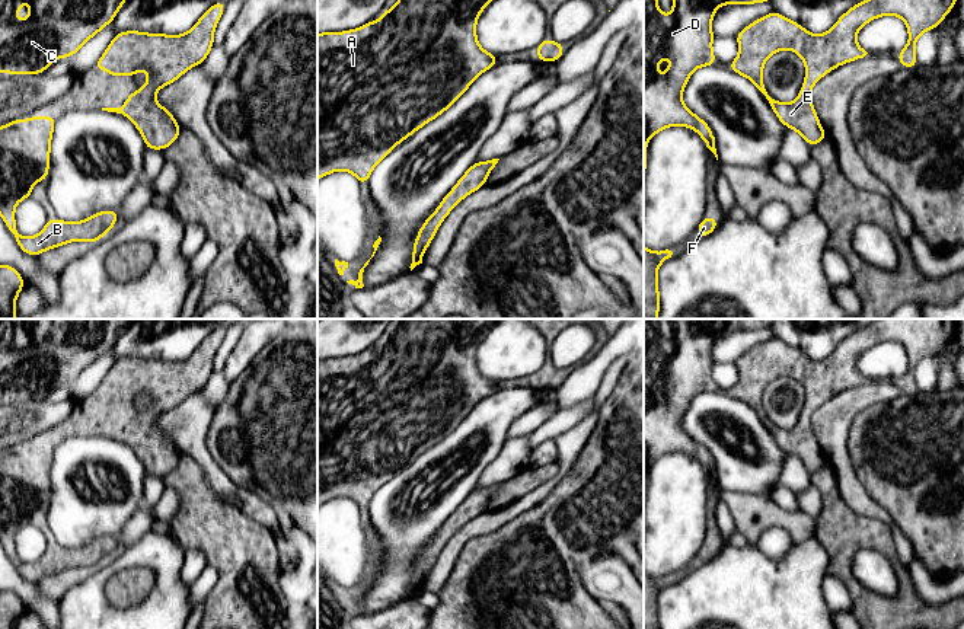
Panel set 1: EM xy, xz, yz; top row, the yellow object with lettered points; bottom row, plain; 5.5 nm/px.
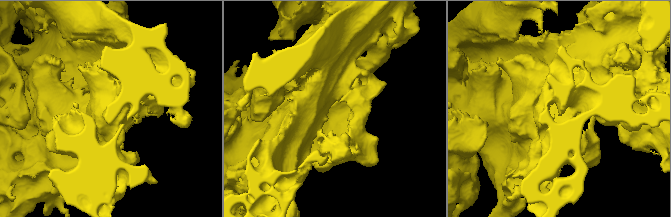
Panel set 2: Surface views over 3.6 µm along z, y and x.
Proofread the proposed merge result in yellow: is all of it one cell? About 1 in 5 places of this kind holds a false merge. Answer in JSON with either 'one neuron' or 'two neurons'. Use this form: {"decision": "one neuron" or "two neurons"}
{"decision": "one neuron"}

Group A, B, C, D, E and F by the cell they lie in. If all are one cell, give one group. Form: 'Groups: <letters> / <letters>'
Groups: A B C D E F

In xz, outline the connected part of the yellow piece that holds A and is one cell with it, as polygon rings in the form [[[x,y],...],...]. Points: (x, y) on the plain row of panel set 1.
[[[400,319],[396,332],[386,335],[380,347],[357,355],[317,360],[317,507],[336,497],[348,497],[361,511],[368,511],[373,495],[403,466],[447,437],[486,396],[495,393],[498,381],[486,379],[478,368],[476,348],[482,336],[501,319]]]

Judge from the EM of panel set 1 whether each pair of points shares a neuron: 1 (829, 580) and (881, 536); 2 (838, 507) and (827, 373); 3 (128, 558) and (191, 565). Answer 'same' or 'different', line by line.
1: different
2: same
3: different

